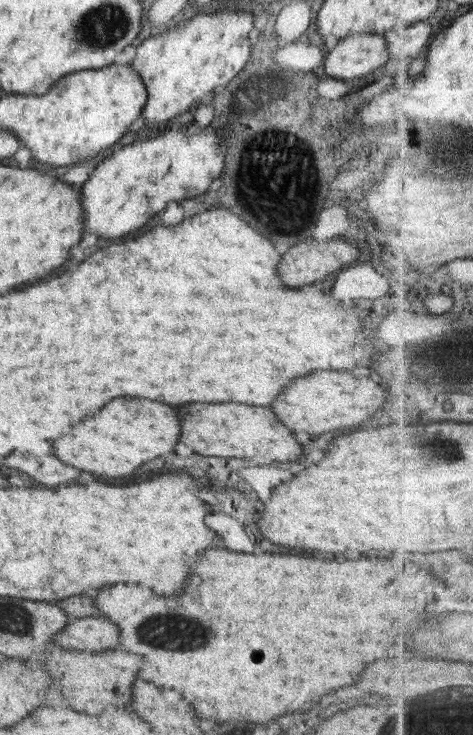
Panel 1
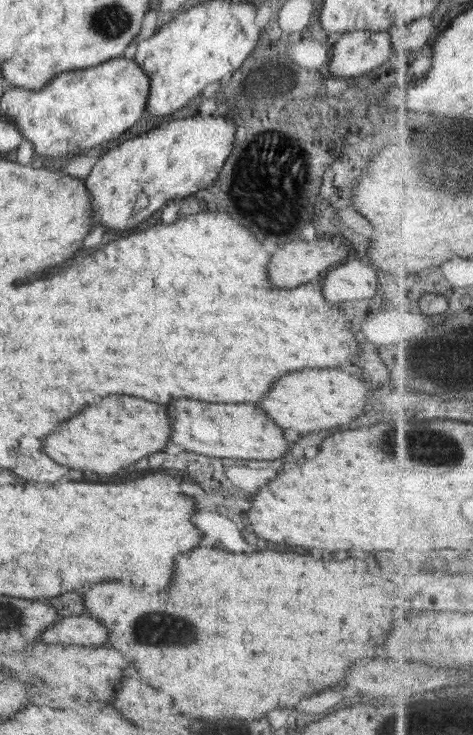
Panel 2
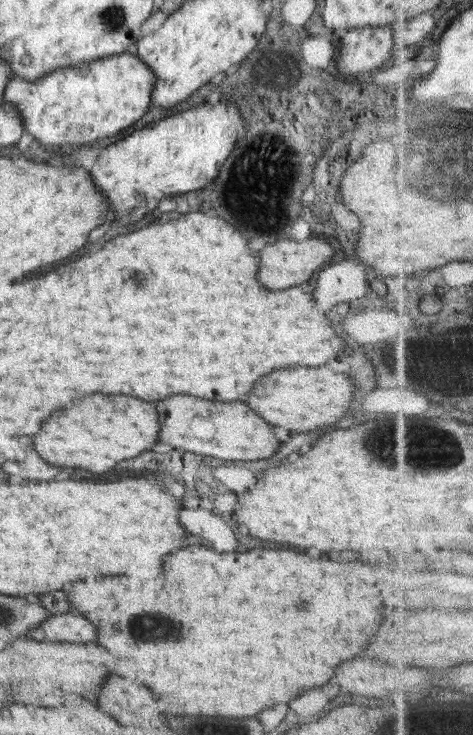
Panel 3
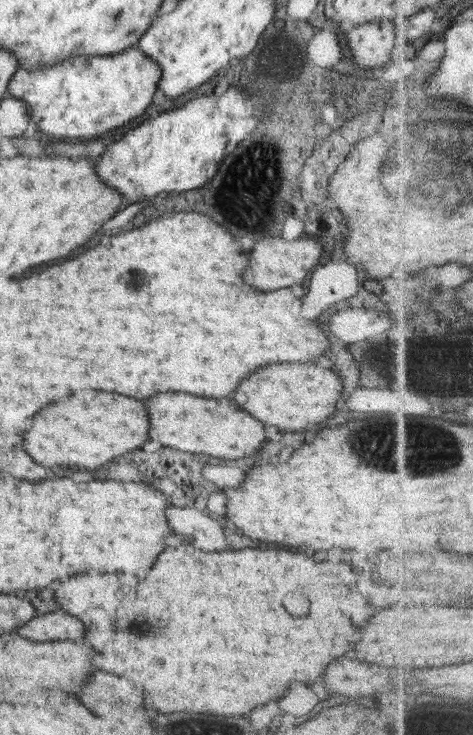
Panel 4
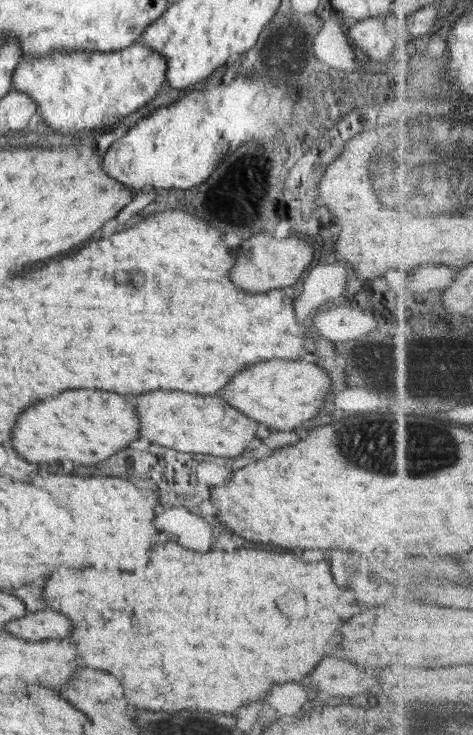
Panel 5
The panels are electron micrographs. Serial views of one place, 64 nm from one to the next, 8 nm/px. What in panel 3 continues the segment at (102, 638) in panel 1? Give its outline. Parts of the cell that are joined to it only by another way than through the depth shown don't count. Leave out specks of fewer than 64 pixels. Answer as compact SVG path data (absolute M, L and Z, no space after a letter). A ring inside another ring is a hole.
M73 613L50 615L48 619L28 629L28 637L36 641L66 641L84 644L98 639L98 630L88 618Z

